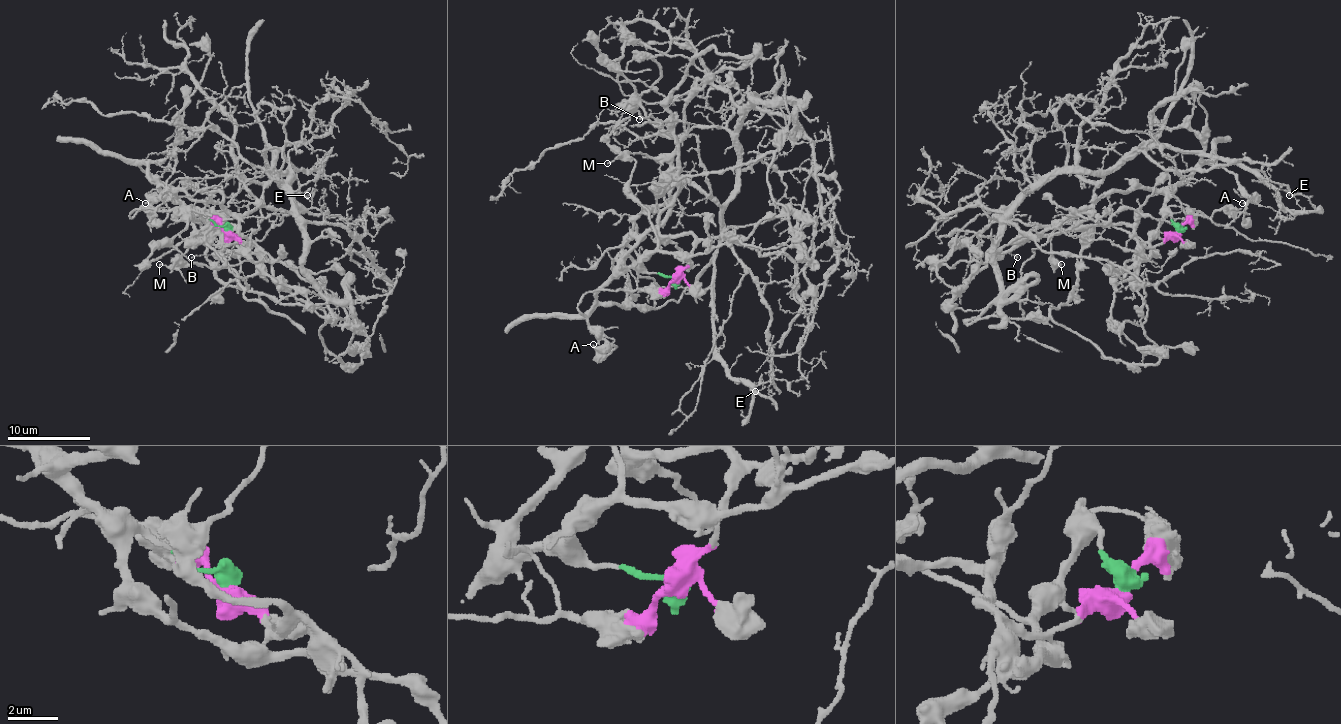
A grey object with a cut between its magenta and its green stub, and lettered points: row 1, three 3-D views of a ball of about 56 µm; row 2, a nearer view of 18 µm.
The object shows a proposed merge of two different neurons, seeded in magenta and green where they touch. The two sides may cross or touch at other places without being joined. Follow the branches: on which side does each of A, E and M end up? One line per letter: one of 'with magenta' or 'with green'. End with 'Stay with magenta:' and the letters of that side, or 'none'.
A: with green
E: with magenta
M: with green
Stay with magenta: E

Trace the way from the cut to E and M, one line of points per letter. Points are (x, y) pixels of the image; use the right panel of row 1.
E: (1177, 230), (1142, 247), (1086, 226), (1047, 317), (995, 265), (1030, 191), (1154, 148), (1288, 195)
M: (1177, 230), (1162, 193), (1148, 189), (1113, 191), (1059, 222), (1051, 243), (1051, 259), (1057, 265), (1061, 263)

